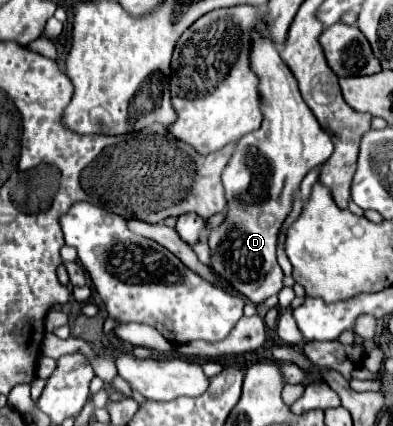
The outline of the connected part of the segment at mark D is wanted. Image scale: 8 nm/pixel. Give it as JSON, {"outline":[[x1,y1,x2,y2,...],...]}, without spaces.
{"outline":[[252,33,250,69,260,81,258,93,264,121,258,131,238,139,222,171,228,209,224,221,208,237,210,269,256,305,282,289,284,273,276,261,278,231,292,211,294,195,300,191,306,173,322,165,334,151,328,133,320,129,316,117,302,101,296,77,276,49,264,33]]}

